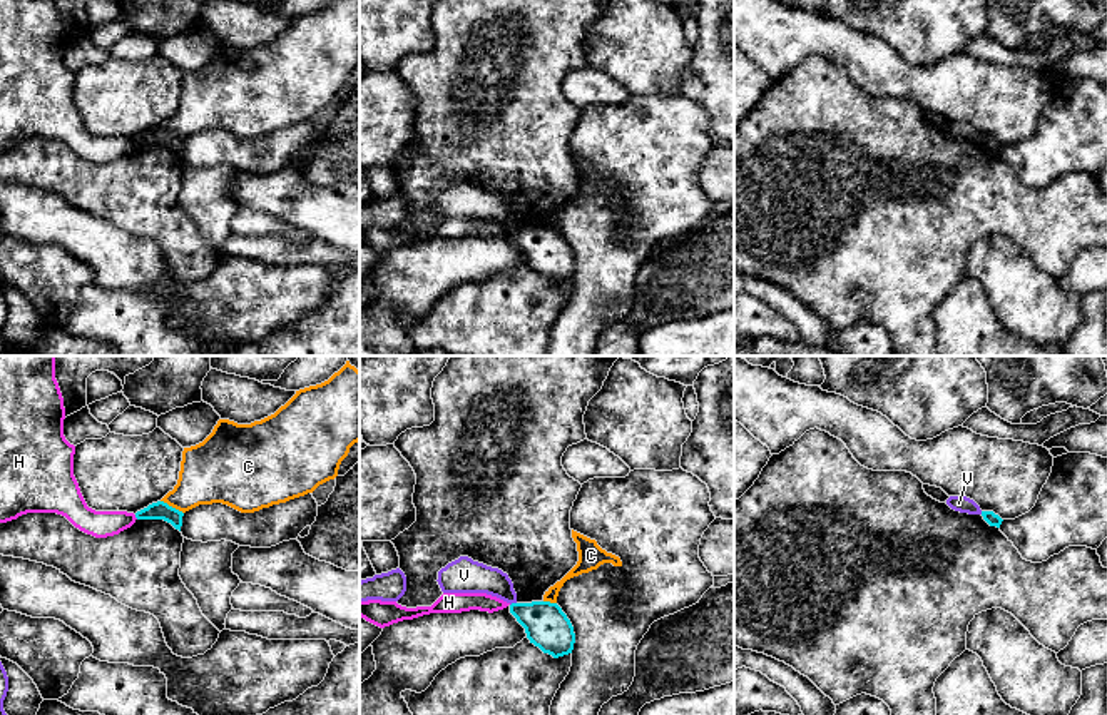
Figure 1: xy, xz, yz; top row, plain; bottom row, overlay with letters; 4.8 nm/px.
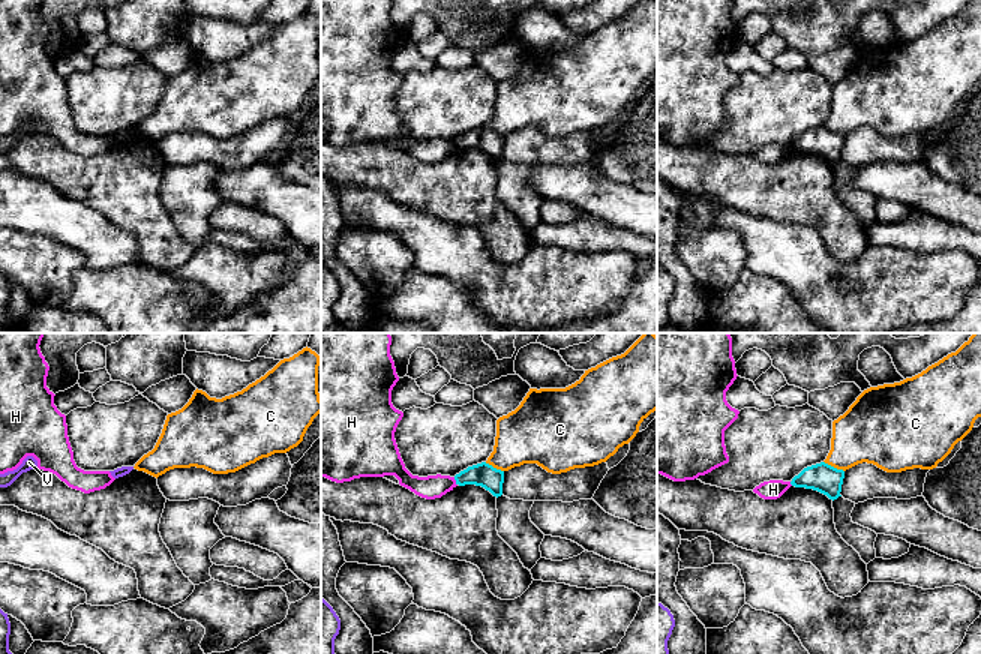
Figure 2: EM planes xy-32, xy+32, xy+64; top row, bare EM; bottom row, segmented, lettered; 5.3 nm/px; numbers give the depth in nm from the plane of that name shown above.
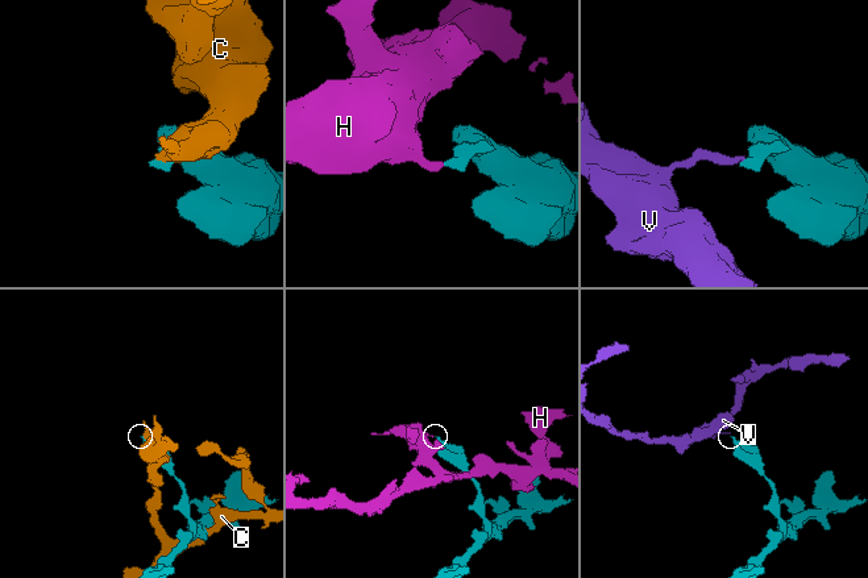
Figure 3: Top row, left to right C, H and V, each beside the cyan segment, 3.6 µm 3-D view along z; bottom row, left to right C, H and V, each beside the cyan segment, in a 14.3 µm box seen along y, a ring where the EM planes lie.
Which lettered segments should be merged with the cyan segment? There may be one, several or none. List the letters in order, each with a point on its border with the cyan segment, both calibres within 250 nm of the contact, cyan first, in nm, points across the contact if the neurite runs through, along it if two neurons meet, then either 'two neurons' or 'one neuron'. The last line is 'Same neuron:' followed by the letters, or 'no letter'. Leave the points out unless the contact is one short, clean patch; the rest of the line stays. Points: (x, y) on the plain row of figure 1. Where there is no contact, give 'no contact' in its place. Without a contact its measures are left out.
C: meets cyan in xy at (171, 132); 90 nm thick on the cyan side, 280 nm on the other; two neurons
H: meets cyan in xy at (136, 142); 90 nm thick on the cyan side, 130 nm on the other; border along xy (134, 141), (137, 144); two neurons
V: meets cyan in xz at (512, 229); 220 nm thick on the cyan side, 160 nm on the other; border along xz (515, 228), (510, 231); two neurons
Same neuron: no letter

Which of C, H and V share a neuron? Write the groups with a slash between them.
C / H / V

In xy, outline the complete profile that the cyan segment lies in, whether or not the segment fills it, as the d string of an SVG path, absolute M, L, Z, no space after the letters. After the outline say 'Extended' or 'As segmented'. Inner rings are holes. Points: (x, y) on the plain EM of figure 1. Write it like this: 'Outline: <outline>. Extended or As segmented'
Outline: M164 127L149 130L147 134L135 139L137 145L164 145L181 157L184 139L169 132Z. As segmented

